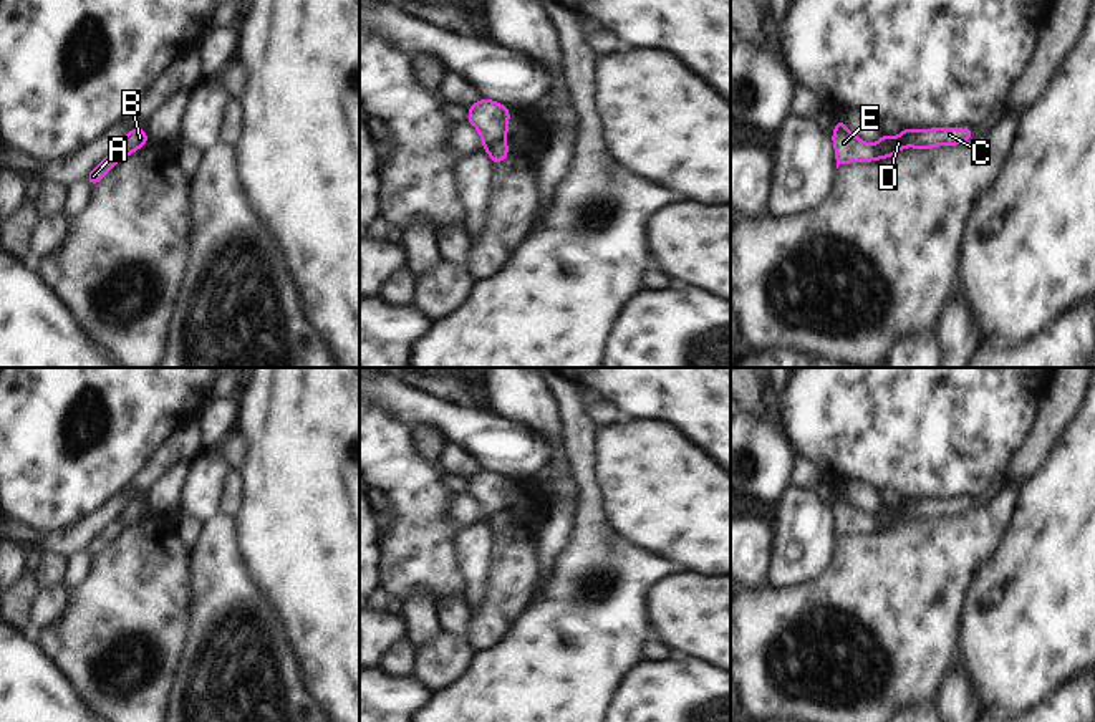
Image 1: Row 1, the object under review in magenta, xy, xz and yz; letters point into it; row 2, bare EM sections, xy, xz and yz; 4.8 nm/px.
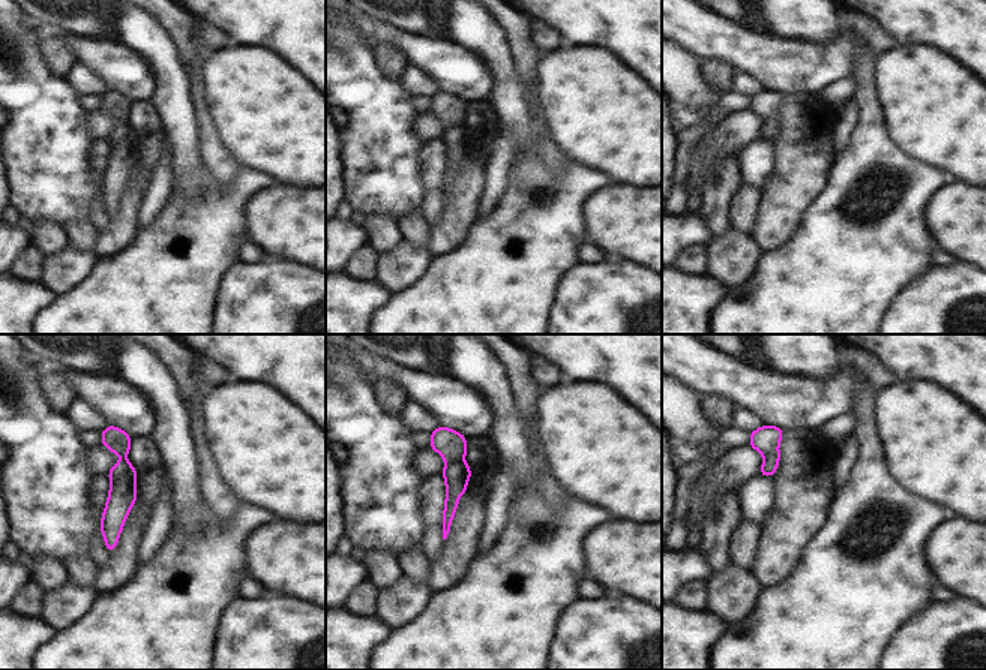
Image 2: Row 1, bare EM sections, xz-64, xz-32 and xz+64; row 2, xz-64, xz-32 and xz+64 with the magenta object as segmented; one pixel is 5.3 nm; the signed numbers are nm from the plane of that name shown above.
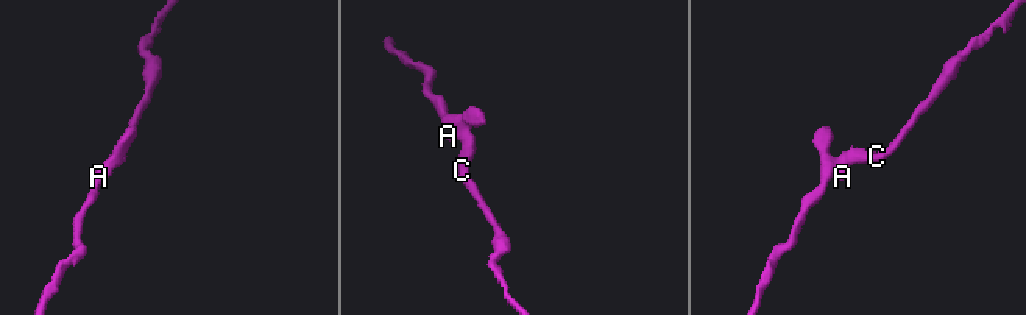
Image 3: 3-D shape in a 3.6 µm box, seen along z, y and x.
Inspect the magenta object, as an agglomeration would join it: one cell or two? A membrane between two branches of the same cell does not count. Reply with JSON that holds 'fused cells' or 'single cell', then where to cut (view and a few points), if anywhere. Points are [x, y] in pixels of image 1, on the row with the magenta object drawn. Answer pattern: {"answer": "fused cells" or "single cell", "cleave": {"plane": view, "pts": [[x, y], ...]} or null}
{"answer": "fused cells", "cleave": {"plane": "xz", "pts": [[504, 136], [486, 149]]}}

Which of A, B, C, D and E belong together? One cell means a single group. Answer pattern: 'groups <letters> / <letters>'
groups A E / B C D

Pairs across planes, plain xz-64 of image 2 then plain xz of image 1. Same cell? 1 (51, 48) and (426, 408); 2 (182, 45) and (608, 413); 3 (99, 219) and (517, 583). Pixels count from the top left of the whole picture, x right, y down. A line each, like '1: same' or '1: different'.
1: different
2: different
3: different

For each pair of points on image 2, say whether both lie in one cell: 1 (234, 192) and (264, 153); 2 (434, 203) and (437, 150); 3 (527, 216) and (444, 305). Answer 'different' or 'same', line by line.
1: different
2: same
3: same

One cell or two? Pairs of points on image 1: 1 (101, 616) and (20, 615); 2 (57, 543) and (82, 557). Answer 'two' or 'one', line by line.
1: two
2: two

